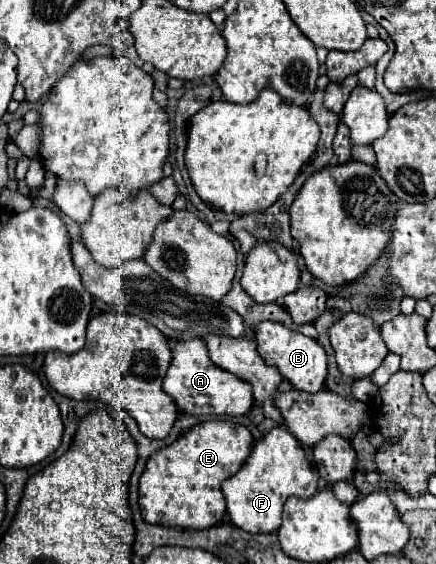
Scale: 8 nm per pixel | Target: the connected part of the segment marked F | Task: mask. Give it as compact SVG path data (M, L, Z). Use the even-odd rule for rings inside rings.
M272 428L260 438L236 476L222 482L230 520L248 532L274 532L282 522L282 506L288 496L310 498L318 492L318 474L306 460L300 442L284 428Z

